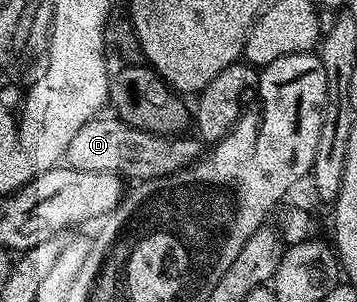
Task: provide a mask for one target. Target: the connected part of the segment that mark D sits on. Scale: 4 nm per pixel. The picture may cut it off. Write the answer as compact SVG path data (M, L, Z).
M100 115L73 135L65 159L68 166L83 172L111 172L132 181L163 178L191 165L204 154L202 141L187 136L149 133L133 128L113 115Z

